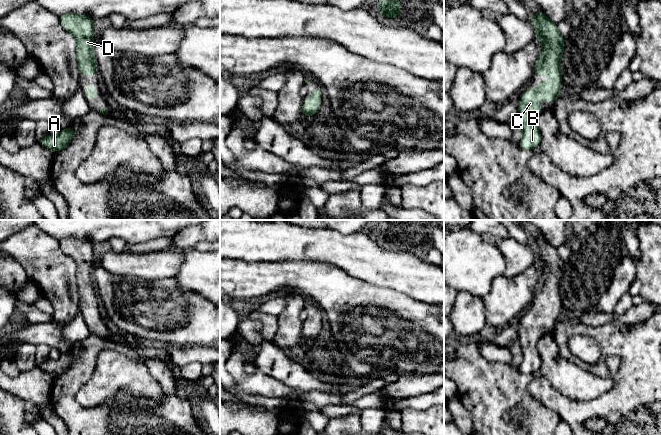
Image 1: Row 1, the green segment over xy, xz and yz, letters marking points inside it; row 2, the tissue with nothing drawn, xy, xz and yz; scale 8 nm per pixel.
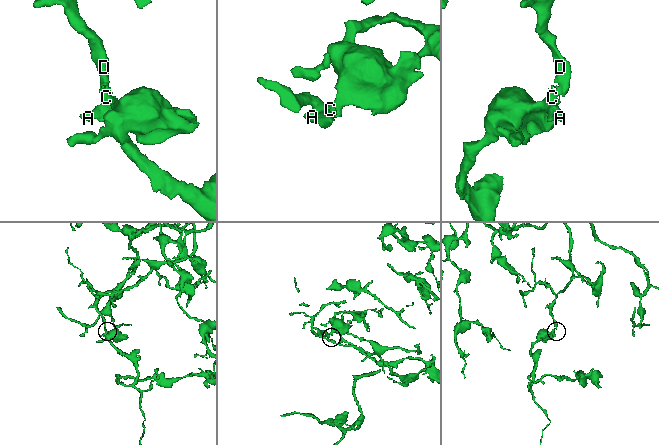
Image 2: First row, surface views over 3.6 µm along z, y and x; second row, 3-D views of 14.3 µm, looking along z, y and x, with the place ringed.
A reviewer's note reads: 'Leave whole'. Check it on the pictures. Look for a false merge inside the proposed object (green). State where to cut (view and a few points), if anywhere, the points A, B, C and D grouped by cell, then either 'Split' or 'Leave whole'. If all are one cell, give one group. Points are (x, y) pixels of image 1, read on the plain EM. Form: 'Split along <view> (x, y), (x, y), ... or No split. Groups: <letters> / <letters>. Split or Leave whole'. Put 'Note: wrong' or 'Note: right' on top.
Note: right
No split. Groups: A B C D. Leave whole

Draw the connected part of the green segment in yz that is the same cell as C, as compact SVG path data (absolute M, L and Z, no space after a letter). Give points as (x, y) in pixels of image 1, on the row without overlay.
M542 235L531 239L531 243L537 256L537 263L543 268L534 298L549 299L550 306L543 307L538 304L539 313L535 315L531 311L526 311L528 316L520 324L518 340L523 354L520 370L525 375L535 373L541 366L537 349L538 341L542 337L539 326L549 322L551 327L555 327L560 320L562 310L560 285L565 267L557 249L550 245Z

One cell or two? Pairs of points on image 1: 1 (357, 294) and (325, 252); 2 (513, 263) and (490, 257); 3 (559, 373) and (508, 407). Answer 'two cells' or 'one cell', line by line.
1: two cells
2: two cells
3: one cell

